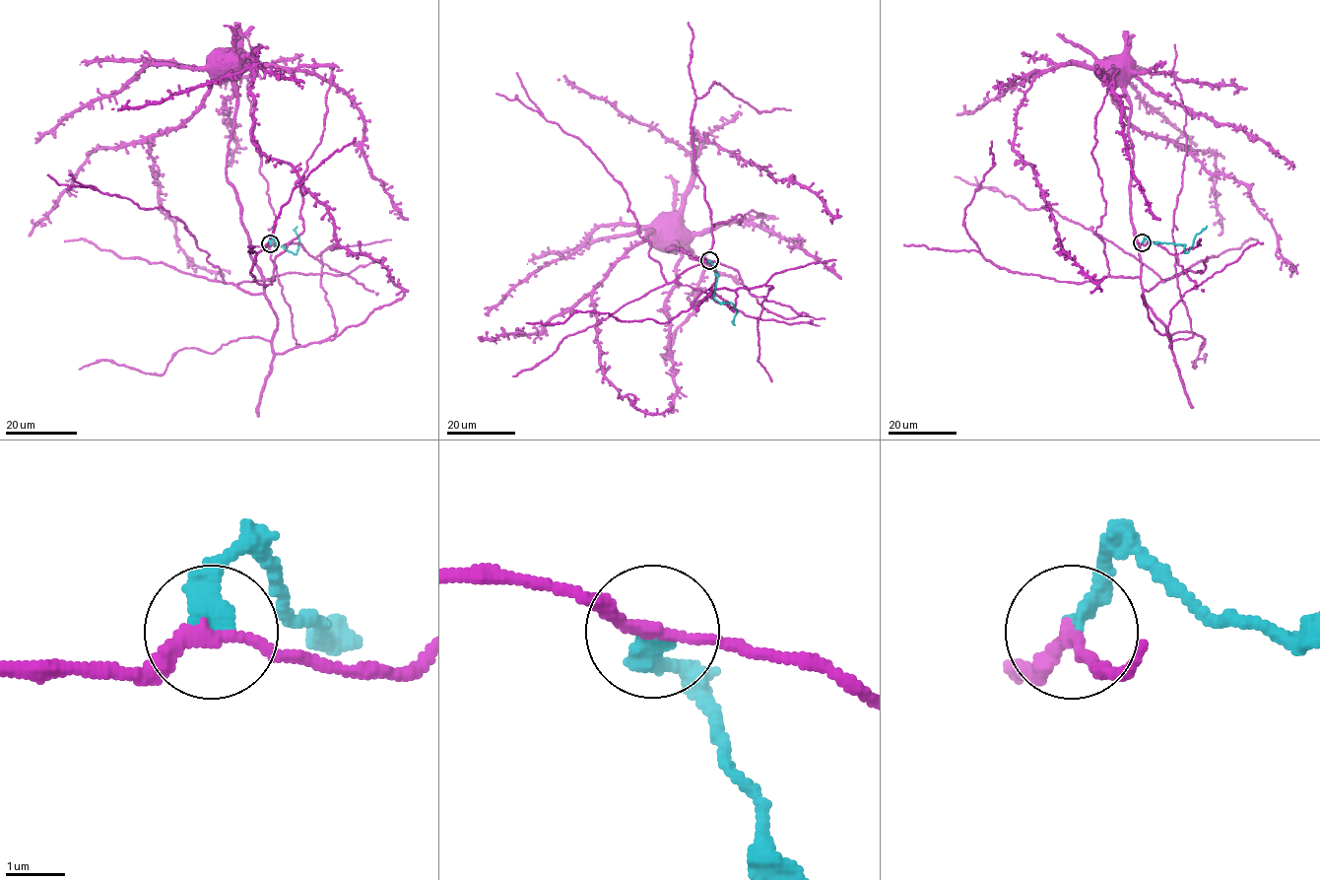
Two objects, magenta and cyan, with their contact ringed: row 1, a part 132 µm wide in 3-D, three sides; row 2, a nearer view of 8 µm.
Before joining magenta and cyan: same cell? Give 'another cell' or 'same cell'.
another cell

